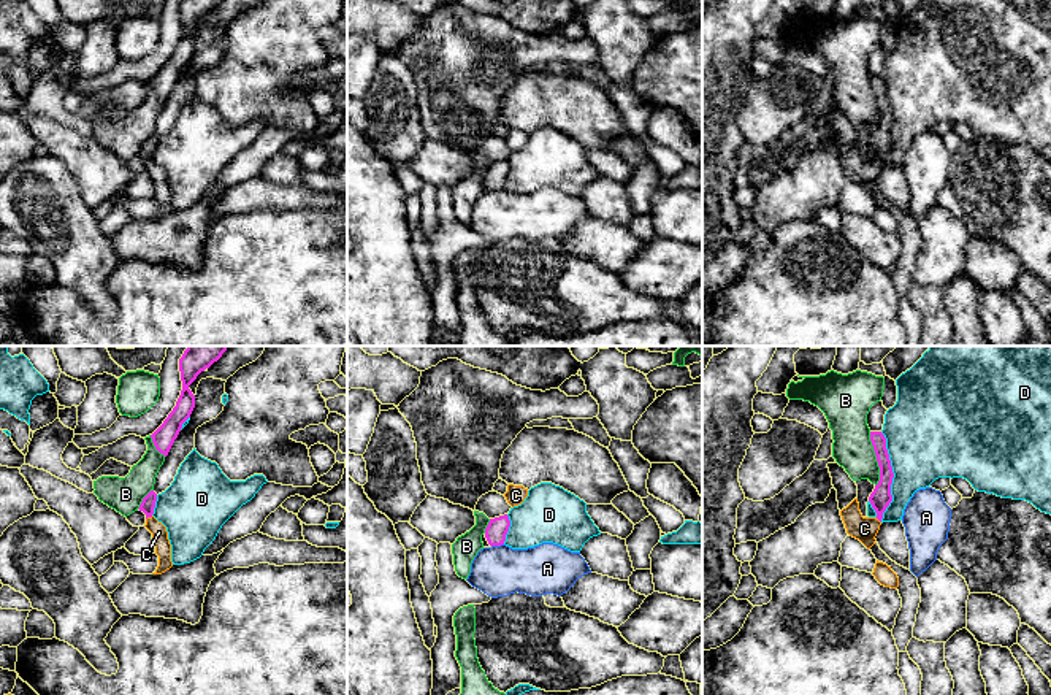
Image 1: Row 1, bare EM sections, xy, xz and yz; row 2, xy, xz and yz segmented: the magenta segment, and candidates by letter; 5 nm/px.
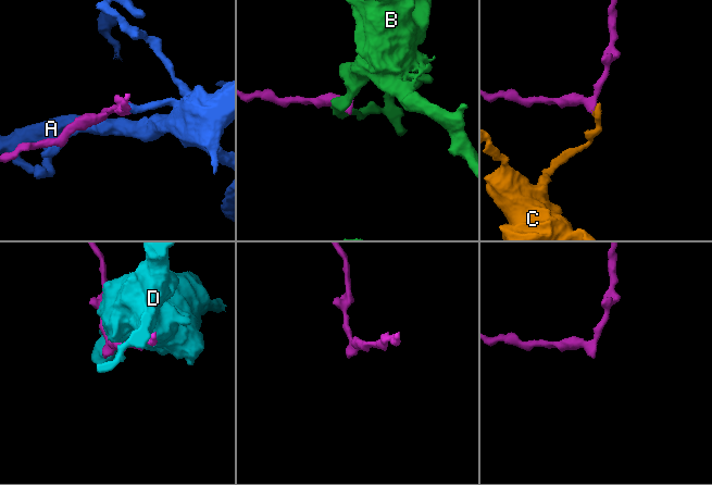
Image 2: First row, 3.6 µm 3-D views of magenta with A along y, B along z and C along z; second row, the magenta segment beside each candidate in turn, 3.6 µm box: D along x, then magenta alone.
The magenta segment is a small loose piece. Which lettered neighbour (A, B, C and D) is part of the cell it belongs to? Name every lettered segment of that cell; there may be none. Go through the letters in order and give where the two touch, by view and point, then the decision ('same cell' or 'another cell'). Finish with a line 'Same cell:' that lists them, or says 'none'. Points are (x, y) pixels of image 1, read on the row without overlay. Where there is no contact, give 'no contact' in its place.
A: xz (496, 189) | another cell
B: yz (877, 103) | another cell
C: xy (149, 161) | same cell
D: yz (893, 121) | another cell
Same cell: C

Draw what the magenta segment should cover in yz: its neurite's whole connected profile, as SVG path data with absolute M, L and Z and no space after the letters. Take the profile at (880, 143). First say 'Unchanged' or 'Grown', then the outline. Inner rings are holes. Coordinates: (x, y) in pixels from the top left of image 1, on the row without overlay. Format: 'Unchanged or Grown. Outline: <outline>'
Grown. Outline: M870 76L870 86L880 111L880 125L869 141L877 160L864 162L859 156L858 143L840 156L847 178L859 184L867 194L875 189L875 181L880 175L883 157L892 146L891 129L894 122L885 79L881 76Z

